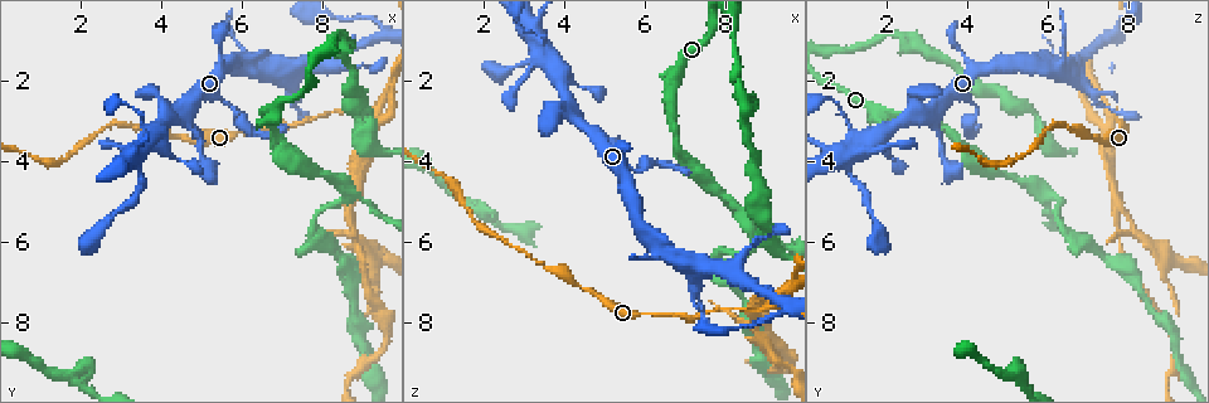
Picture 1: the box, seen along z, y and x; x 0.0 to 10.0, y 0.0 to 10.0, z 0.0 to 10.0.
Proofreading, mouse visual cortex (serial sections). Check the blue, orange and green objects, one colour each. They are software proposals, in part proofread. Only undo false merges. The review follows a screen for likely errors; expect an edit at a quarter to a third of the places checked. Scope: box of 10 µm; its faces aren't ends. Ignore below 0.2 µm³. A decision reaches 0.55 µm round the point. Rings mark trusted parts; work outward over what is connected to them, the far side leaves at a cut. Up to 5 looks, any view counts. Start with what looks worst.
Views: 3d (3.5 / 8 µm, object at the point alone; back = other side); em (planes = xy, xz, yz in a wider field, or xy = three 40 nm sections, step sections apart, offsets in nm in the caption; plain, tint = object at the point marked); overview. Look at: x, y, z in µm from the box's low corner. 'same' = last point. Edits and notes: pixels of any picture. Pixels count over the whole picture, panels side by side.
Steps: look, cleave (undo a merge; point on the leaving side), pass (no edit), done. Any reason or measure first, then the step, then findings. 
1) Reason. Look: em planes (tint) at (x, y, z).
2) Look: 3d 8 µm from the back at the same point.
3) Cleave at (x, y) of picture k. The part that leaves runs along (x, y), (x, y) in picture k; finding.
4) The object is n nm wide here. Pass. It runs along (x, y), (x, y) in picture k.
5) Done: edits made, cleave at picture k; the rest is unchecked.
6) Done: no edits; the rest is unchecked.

Thick turns thin. Look: 3d 8 µm from the back at (8.70, 4.80, 5.85).

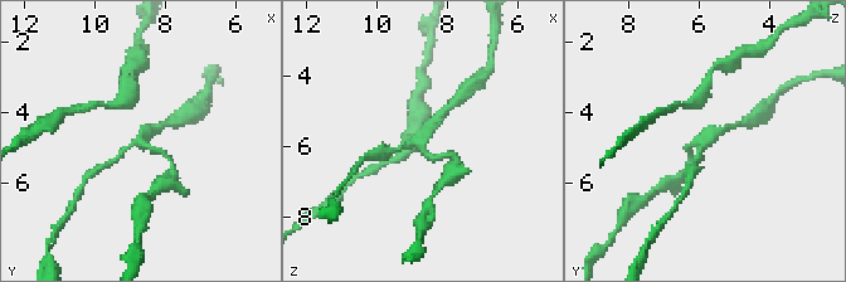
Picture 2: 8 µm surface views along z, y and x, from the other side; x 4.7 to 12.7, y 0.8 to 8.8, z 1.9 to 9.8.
3 arms meet here; the arms are 200, 200, 200 nm wide. Look: em xy step 2 (tint) at the same point.

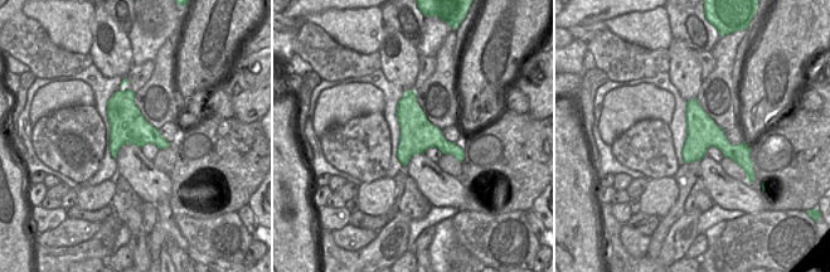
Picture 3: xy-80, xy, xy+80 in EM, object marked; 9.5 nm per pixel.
Pass. Continuous, no second cell.

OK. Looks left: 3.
Narrows sharply. Look: 3d 3.5 µm at (6.70, 3.20, 7.90).

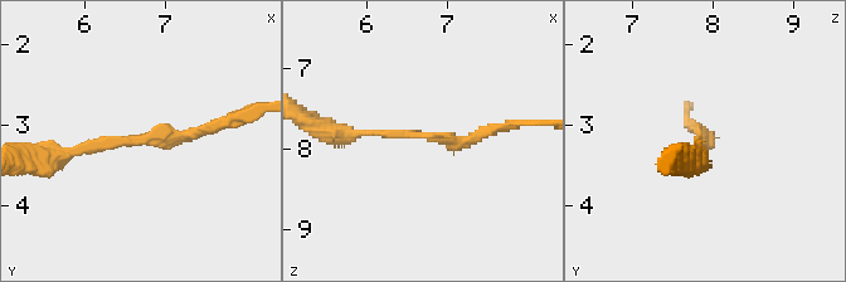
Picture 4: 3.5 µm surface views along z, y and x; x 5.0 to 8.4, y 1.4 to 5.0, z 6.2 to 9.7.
The arms are 100, 150 nm wide. Look: em planes (tint) at (6.70, 3.25, 7.85).

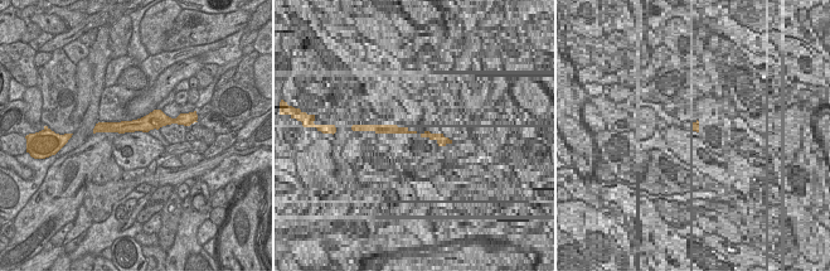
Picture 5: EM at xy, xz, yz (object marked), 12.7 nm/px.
Cut it another way. Look: em xy step 3 (tint) at the same point.

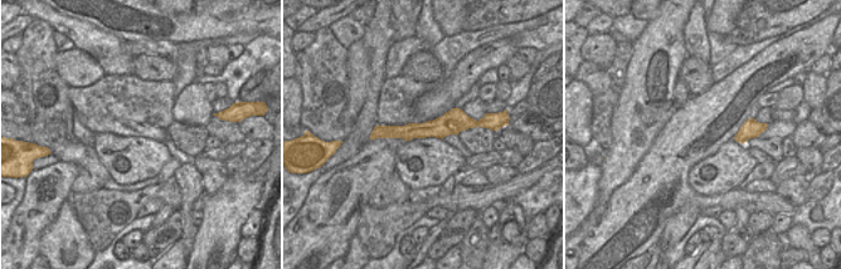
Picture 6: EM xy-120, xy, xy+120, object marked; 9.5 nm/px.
Pass. It runs along (63, 155), (218, 125) in picture 4; all the same cell.

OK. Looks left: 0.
Done: no edits; the rest is unchecked.

